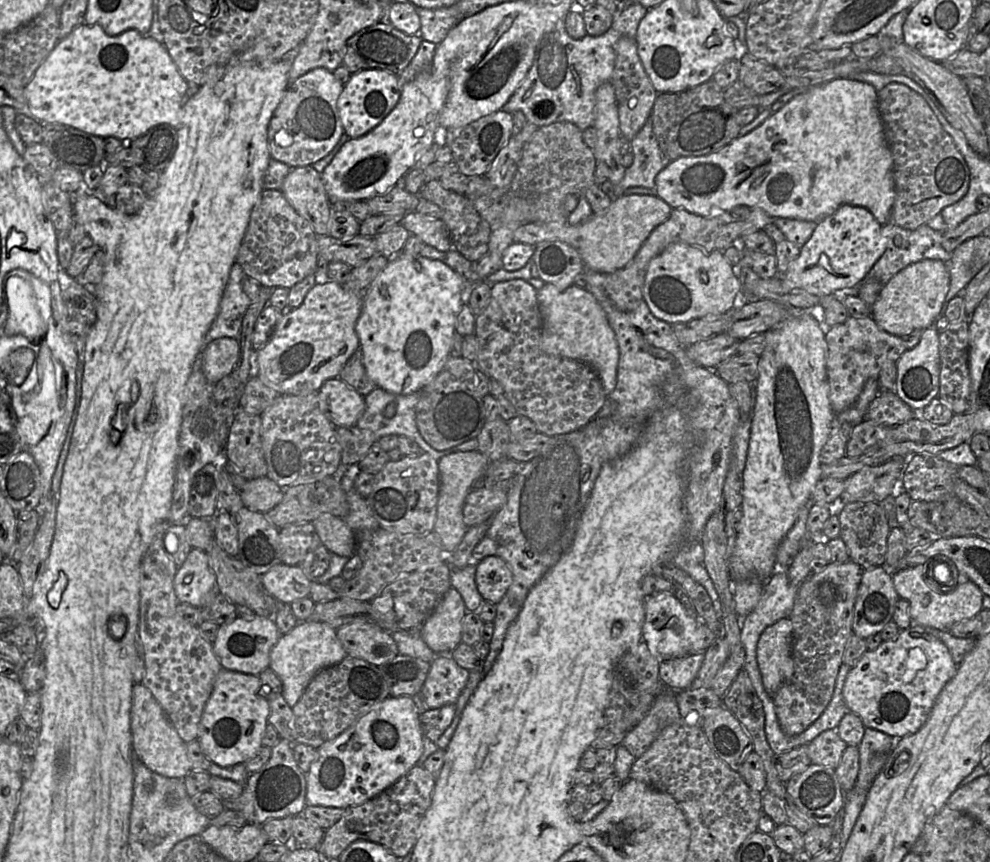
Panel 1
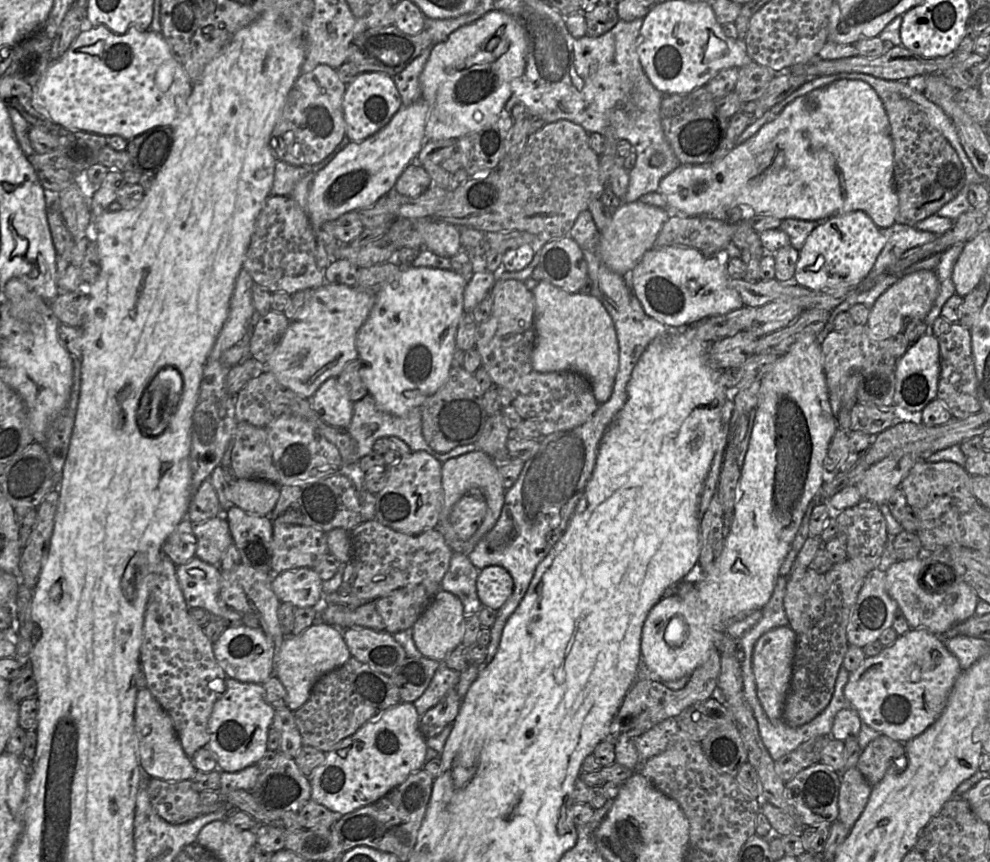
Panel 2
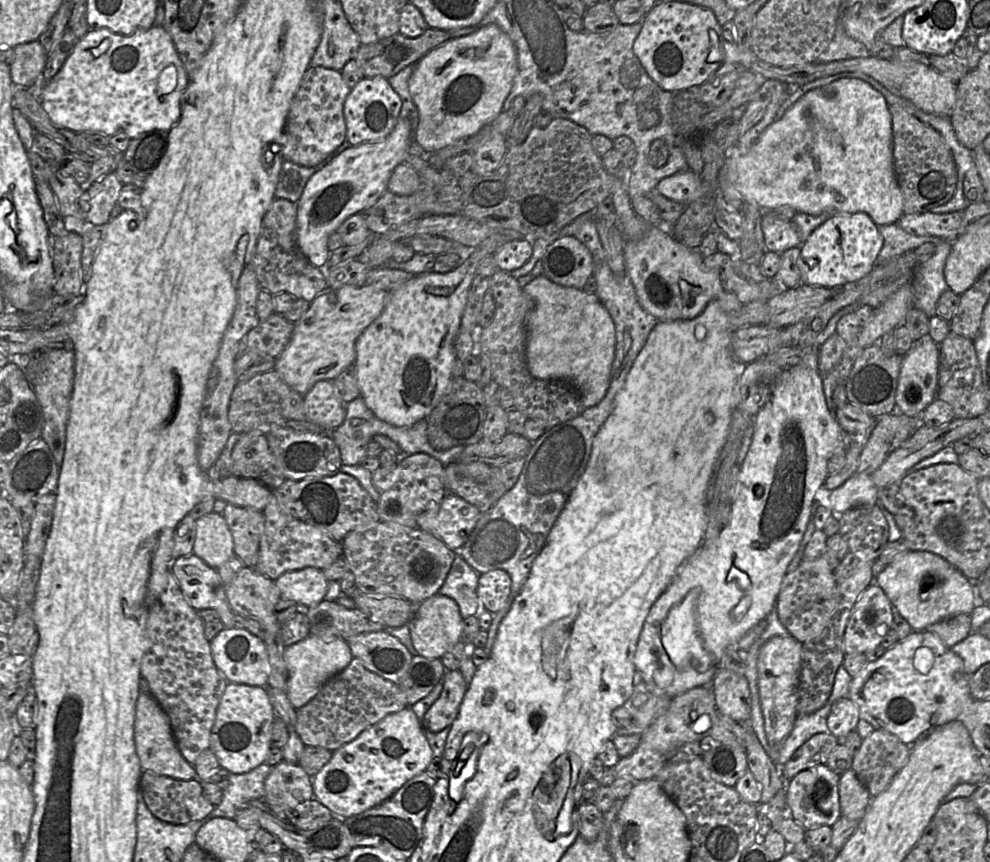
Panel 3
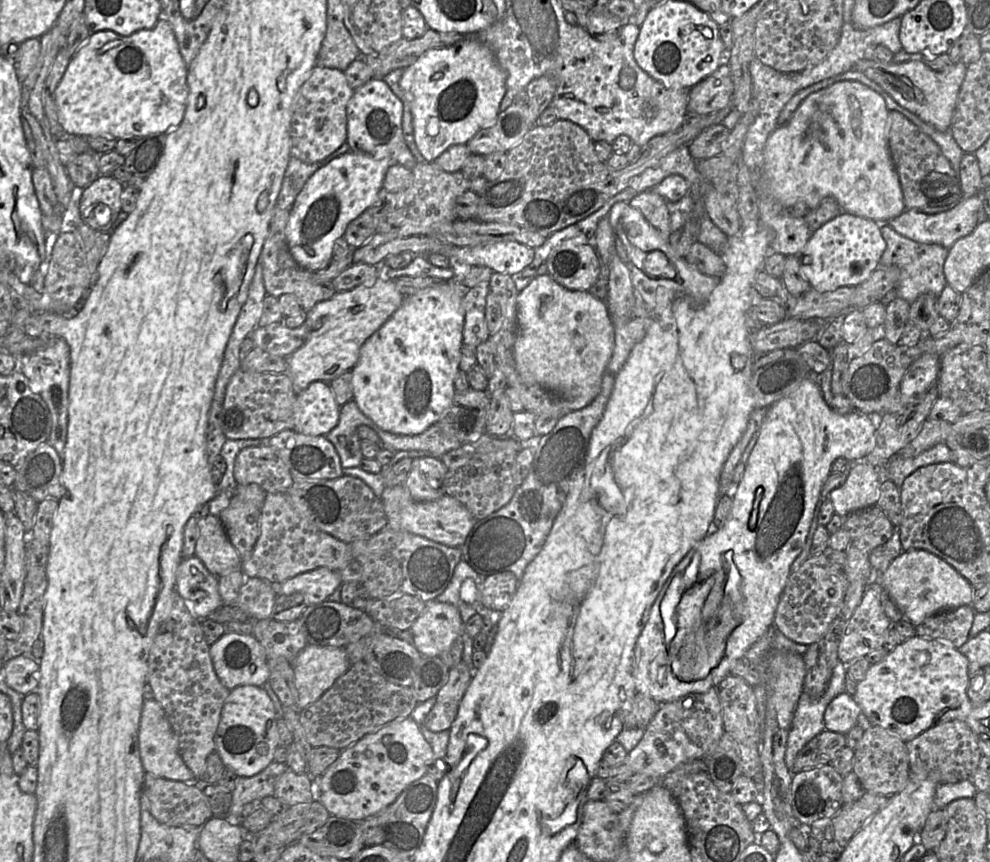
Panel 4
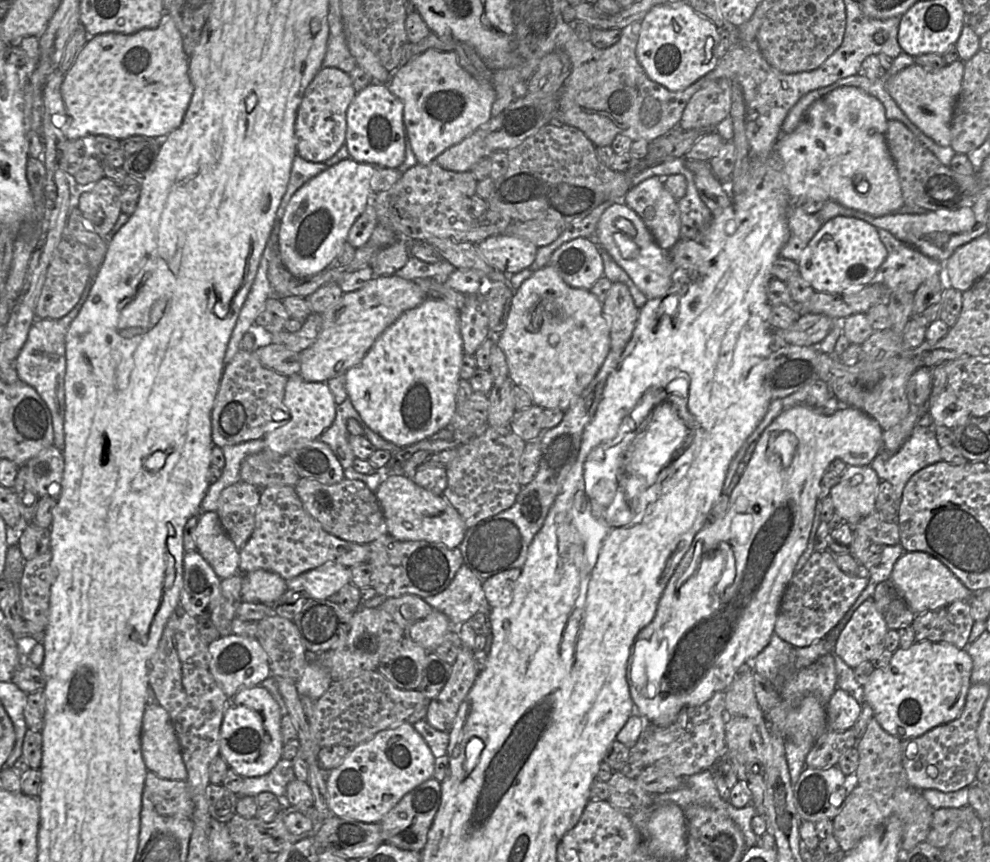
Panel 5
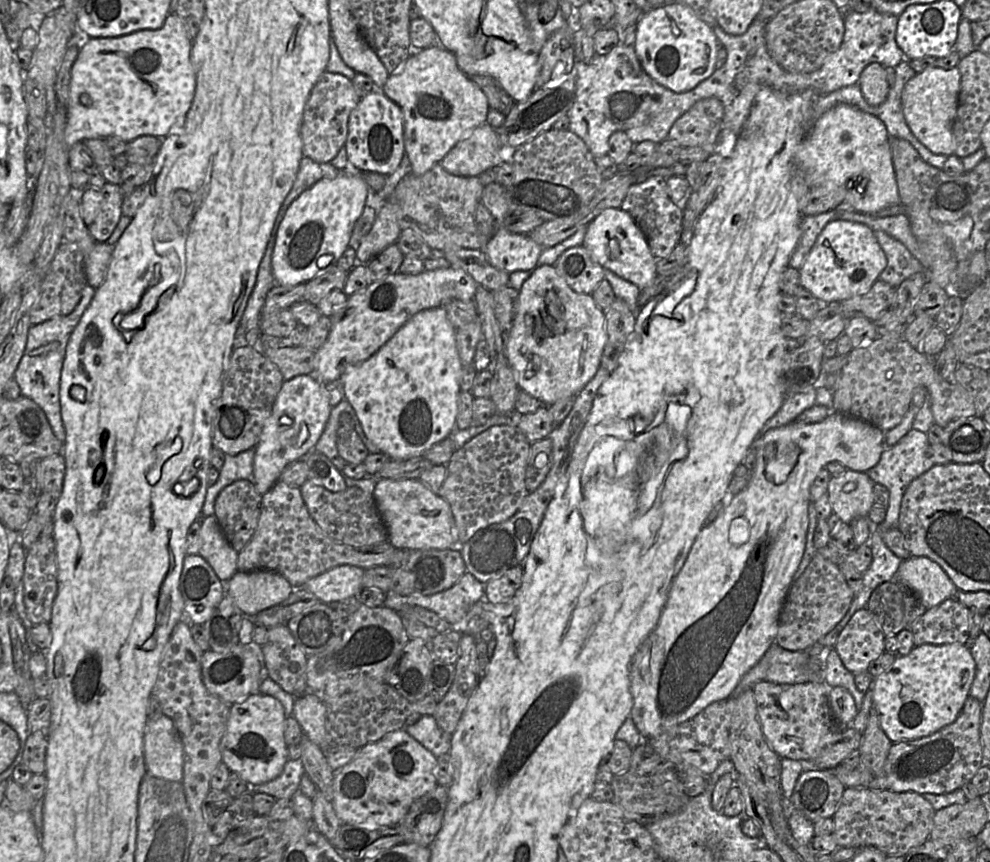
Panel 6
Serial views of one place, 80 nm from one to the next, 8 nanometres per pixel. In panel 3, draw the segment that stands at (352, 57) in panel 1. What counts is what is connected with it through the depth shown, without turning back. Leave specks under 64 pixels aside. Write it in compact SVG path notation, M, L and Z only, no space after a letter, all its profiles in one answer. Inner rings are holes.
M478 23L472 26L454 30L442 30L427 27L423 34L417 37L406 37L401 33L371 44L361 44L354 59L361 67L365 77L383 76L390 78L409 64L416 64L427 52L438 47L451 38L465 36L479 30Z

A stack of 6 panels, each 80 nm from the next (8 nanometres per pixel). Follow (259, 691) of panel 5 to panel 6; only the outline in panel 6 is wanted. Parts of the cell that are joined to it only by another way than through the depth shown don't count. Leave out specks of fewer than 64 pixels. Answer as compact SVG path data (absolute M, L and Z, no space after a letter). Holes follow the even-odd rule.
M252 694L230 707L227 727L220 743L222 761L248 785L258 785L278 777L289 760L284 739L287 718L282 703L273 696Z

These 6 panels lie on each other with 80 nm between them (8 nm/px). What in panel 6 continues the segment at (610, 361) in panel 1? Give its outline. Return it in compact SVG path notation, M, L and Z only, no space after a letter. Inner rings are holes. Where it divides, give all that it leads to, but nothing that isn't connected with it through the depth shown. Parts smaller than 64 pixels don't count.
M540 264L535 267L519 289L516 313L505 343L505 355L519 389L526 391L545 406L562 399L574 398L600 367L607 341L605 324L605 313L596 305L592 294L574 291L554 264Z

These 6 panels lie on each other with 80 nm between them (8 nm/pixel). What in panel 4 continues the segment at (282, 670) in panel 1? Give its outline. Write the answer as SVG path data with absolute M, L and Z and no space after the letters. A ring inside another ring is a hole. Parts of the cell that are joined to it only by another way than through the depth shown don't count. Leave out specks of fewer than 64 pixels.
M307 644L293 662L298 708L316 702L350 665L344 647Z

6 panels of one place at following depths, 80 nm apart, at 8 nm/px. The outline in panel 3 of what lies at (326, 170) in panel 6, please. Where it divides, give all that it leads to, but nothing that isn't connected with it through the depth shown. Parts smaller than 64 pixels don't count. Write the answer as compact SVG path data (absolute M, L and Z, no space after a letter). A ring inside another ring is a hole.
M284 160L274 191L275 198L297 202L310 177L316 173L314 167L306 167Z

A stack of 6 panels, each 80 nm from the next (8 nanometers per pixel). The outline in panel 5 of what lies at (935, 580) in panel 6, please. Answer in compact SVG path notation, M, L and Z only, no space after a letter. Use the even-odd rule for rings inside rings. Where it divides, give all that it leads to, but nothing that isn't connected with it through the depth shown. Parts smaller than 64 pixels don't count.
M921 551L904 552L895 562L890 581L915 615L946 606L954 601L968 601L971 590L941 561Z

